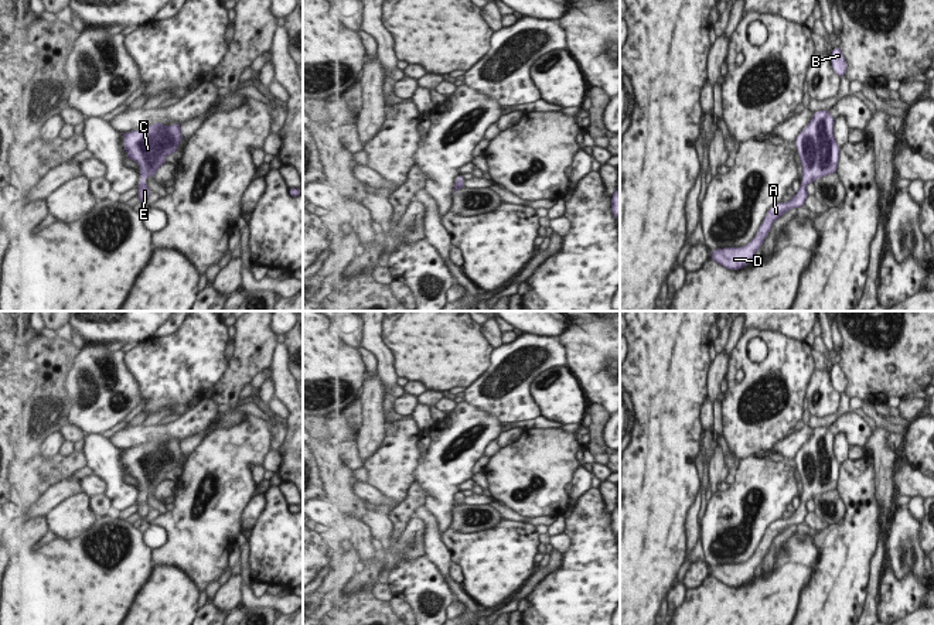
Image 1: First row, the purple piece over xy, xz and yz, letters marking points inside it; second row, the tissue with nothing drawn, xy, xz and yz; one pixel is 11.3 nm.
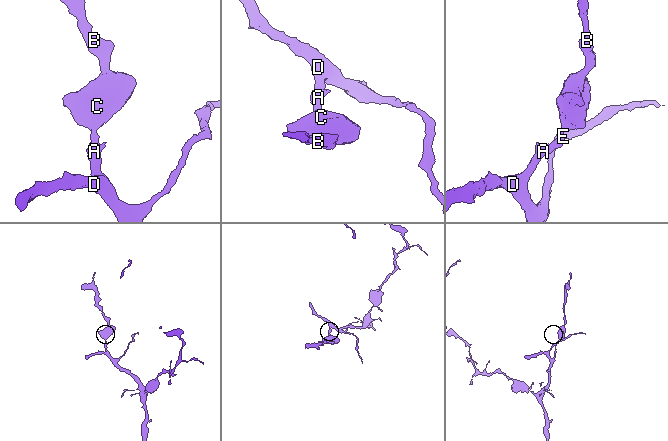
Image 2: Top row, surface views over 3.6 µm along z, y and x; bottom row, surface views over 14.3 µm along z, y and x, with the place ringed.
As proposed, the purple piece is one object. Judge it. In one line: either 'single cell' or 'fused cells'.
single cell

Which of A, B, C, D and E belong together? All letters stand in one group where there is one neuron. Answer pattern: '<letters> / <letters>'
A B C D E

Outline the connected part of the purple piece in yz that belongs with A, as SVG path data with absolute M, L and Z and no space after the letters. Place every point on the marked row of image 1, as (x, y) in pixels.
M829 110L814 113L812 120L797 136L795 144L802 165L802 181L798 192L788 202L780 202L766 214L757 235L747 246L723 247L712 250L712 260L729 270L740 270L751 263L756 252L761 247L764 239L773 228L773 223L792 208L801 208L808 198L808 184L818 178L831 175L838 170L839 151L834 136L835 119Z

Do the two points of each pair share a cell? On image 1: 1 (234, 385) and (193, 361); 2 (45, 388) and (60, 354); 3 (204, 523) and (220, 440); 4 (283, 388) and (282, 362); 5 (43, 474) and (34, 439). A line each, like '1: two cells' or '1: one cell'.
1: two cells
2: one cell
3: one cell
4: one cell
5: two cells

